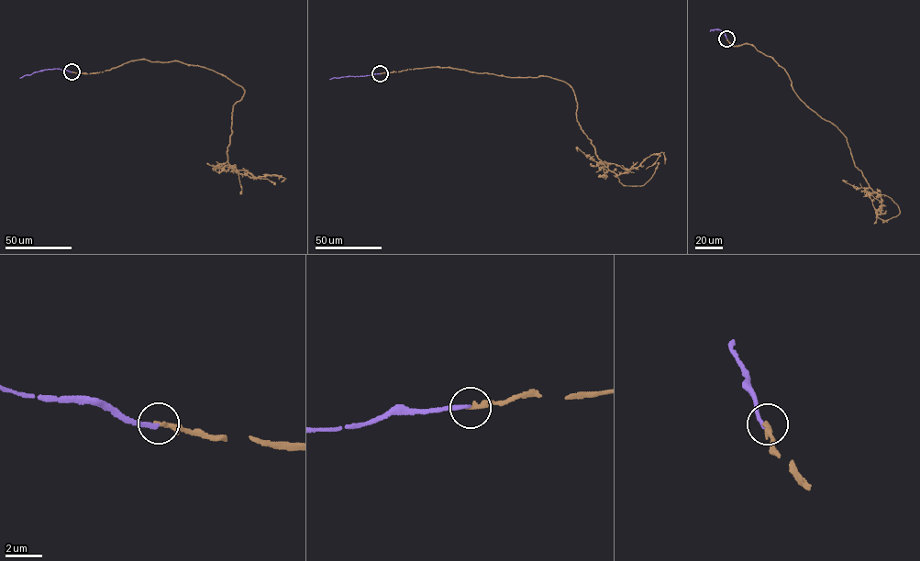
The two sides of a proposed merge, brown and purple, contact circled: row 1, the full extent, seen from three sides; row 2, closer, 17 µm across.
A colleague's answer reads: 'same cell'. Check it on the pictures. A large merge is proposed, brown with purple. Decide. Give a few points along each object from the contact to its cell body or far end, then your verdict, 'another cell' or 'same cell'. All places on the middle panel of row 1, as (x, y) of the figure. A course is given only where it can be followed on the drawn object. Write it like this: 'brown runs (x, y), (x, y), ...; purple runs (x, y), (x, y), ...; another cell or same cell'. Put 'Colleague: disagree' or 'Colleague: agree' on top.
Colleague: disagree
brown runs (380, 73), (450, 67), (564, 81), (573, 92), (578, 123), (604, 164), (618, 175), (659, 154), (646, 169); purple runs (380, 73), (329, 80); another cell

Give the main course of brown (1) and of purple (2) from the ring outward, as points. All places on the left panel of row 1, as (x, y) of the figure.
1: (72, 71), (144, 59), (222, 74), (245, 91), (232, 109), (227, 161), (243, 174), (262, 174)
2: (72, 71), (57, 68), (43, 70), (19, 78)

